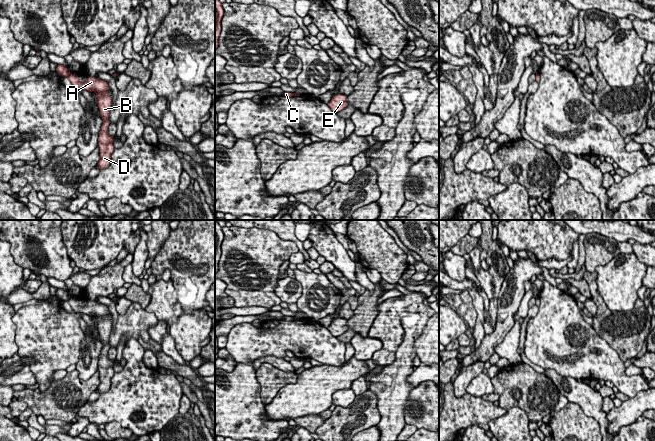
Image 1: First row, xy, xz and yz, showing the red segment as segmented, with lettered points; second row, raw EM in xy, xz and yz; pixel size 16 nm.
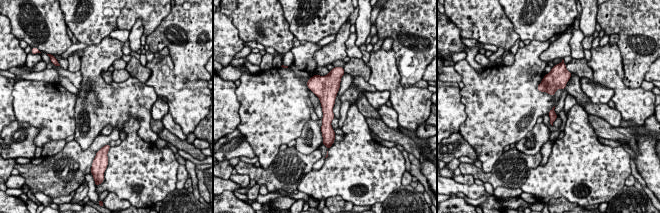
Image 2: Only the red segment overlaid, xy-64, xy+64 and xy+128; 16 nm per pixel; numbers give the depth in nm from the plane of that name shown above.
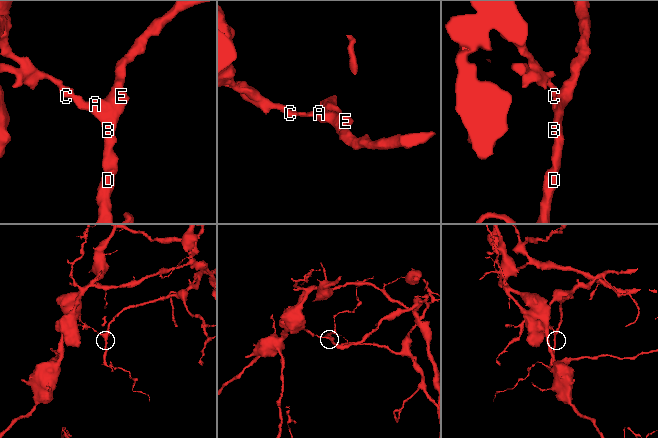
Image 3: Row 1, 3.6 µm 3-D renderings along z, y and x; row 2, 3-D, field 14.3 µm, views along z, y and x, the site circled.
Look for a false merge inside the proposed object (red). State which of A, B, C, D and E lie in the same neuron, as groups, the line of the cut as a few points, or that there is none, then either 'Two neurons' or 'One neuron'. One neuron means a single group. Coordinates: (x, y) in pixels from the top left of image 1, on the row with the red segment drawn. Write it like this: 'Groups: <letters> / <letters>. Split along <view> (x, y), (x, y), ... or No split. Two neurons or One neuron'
Groups: A B D E / C. Split along xy (70, 74), (67, 76). Two neurons

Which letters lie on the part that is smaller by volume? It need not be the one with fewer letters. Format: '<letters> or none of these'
A, B, D, E

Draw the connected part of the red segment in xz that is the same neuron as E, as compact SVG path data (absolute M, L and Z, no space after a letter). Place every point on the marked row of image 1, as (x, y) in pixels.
M337 94L331 98L327 105L334 113L338 113L348 106L347 96Z

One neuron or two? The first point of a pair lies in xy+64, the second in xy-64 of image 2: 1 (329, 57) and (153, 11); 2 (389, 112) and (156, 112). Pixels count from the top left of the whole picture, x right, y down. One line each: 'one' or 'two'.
1: two
2: two

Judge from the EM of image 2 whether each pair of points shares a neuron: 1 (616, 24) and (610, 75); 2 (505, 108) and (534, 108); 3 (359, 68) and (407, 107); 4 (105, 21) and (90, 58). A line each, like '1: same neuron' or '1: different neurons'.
1: different neurons
2: same neuron
3: different neurons
4: different neurons

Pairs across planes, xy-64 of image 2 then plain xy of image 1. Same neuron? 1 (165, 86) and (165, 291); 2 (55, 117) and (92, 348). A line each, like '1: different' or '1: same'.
1: same
2: different

